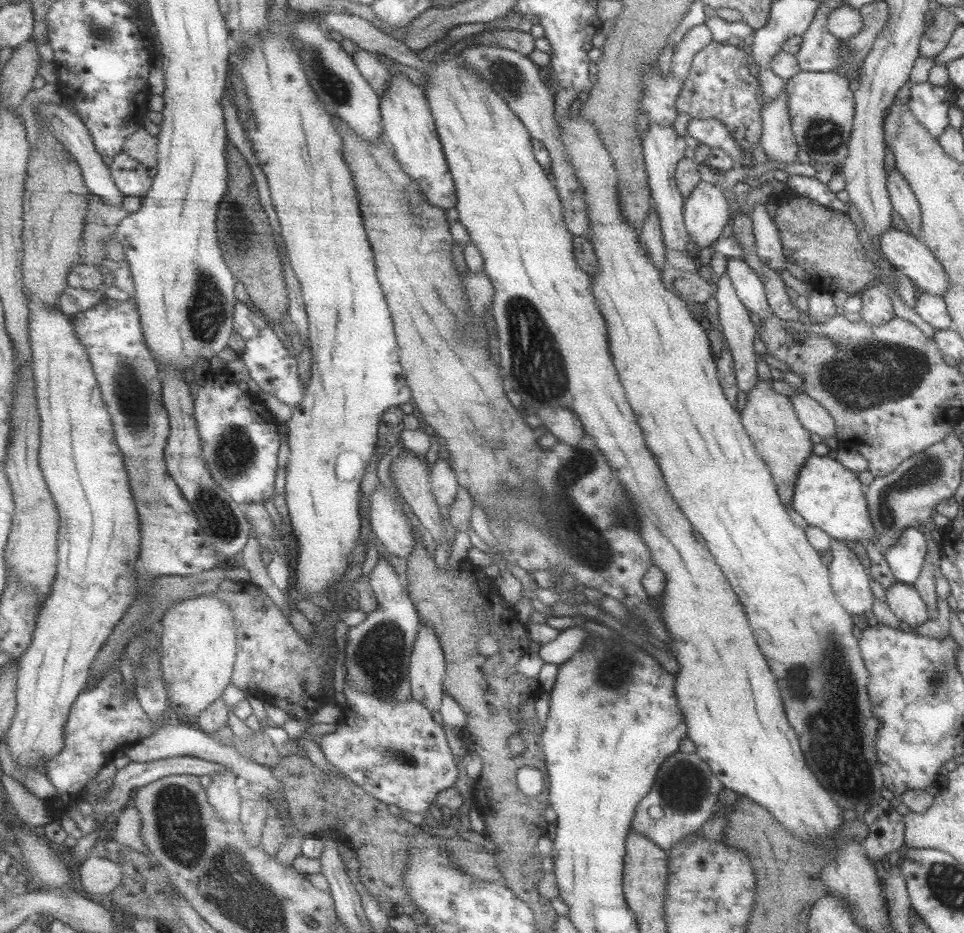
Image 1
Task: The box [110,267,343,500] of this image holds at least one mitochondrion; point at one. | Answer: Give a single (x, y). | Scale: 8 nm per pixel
(134, 402)

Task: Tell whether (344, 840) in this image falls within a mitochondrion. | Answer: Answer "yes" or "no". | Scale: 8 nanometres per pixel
no

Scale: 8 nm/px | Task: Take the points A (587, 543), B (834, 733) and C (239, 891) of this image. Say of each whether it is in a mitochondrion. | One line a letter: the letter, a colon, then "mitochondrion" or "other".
A: mitochondrion
B: mitochondrion
C: mitochondrion

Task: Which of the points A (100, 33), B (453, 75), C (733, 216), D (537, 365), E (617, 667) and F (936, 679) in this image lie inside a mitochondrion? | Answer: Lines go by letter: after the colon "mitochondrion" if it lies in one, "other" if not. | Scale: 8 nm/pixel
A: mitochondrion
B: other
C: other
D: mitochondrion
E: mitochondrion
F: mitochondrion

